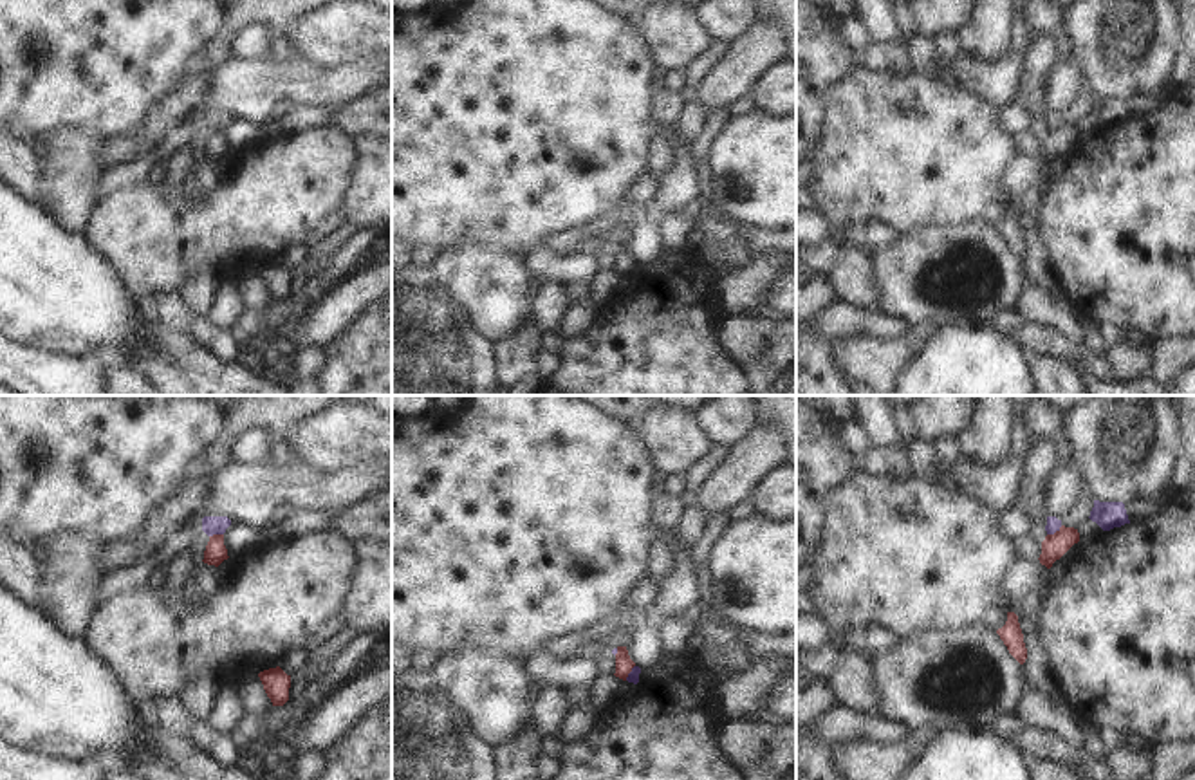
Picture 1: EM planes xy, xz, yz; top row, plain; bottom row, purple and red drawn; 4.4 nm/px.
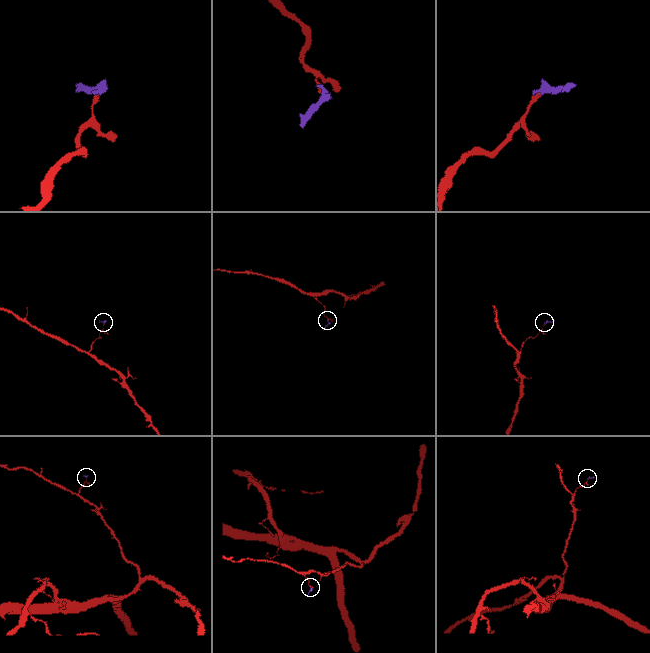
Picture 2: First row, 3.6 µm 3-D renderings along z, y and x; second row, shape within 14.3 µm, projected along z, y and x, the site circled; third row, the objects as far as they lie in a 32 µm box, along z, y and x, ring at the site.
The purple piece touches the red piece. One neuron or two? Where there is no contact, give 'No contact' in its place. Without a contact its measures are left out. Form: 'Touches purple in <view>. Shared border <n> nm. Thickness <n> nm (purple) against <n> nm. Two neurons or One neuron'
Touches purple in yz. Shared border 80 nm. Thickness 60 nm (purple) against 110 nm. Two neurons.

